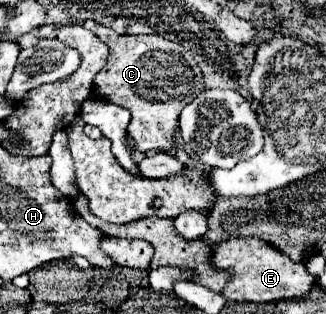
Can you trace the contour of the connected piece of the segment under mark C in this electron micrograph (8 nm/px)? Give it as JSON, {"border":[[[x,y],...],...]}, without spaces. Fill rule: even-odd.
{"border":[[[86,20],[82,26],[92,30],[110,48],[106,66],[94,78],[94,92],[100,100],[108,98],[110,102],[130,110],[132,120],[128,126],[128,136],[134,142],[134,148],[142,152],[176,150],[180,112],[204,90],[202,72],[190,50],[158,34],[120,36],[110,28],[96,24],[94,20]]]}

